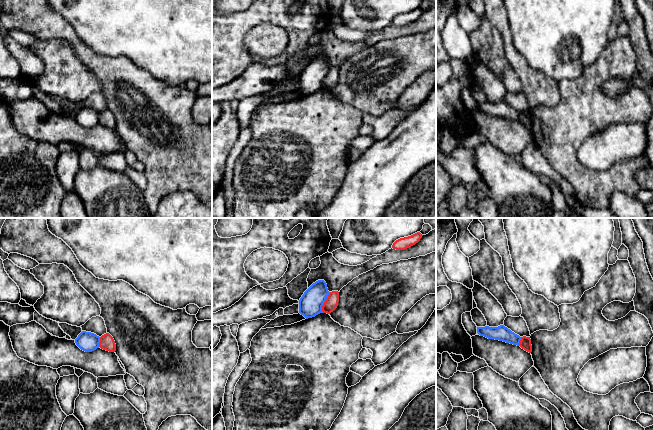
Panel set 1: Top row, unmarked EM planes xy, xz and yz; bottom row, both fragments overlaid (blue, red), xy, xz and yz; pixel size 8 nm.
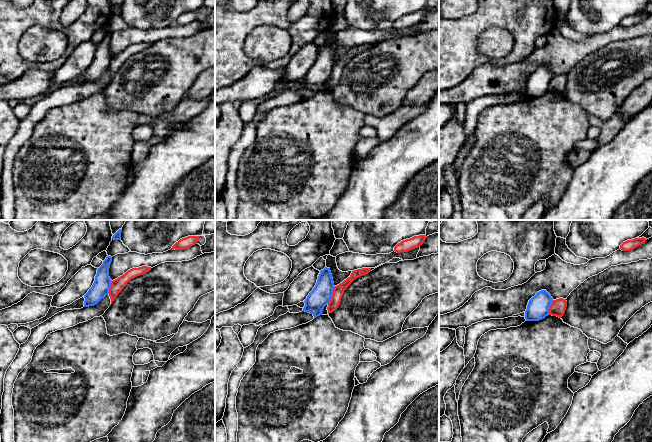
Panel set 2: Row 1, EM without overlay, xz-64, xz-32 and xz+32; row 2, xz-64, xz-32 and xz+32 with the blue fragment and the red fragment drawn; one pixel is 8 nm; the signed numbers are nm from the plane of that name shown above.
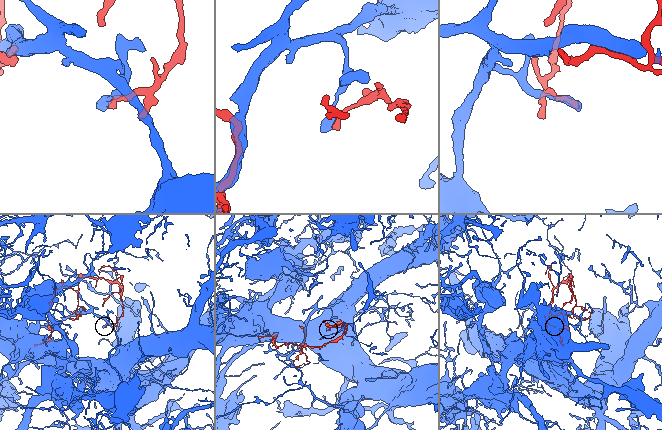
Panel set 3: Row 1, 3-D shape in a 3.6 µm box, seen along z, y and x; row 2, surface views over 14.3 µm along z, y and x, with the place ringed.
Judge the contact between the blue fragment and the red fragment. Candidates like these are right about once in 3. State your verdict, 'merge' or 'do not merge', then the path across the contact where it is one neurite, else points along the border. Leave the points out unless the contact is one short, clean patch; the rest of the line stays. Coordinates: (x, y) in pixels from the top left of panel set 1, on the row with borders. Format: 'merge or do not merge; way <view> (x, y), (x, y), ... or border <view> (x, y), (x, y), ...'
do not merge

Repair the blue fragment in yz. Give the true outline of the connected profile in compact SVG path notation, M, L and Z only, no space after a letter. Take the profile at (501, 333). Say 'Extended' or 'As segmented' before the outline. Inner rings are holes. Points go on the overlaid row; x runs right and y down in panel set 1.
As segmented. M500 325L498 327L477 327L477 333L488 339L495 339L517 346L519 346L521 340L519 335L515 334L504 325Z

